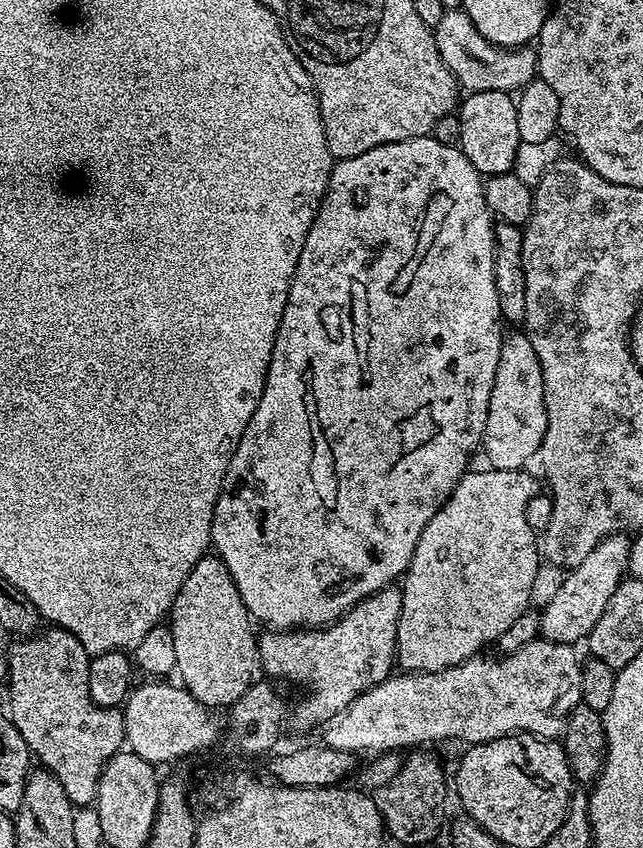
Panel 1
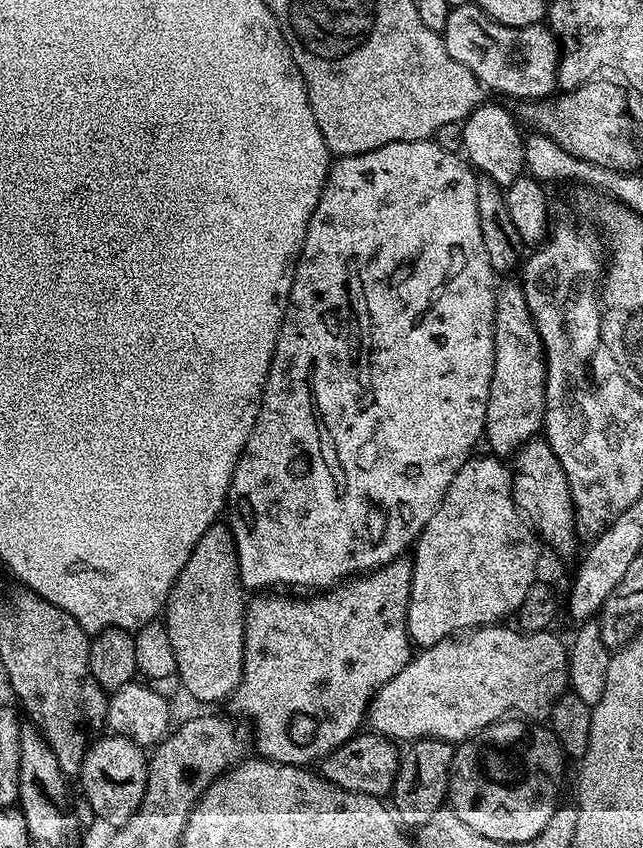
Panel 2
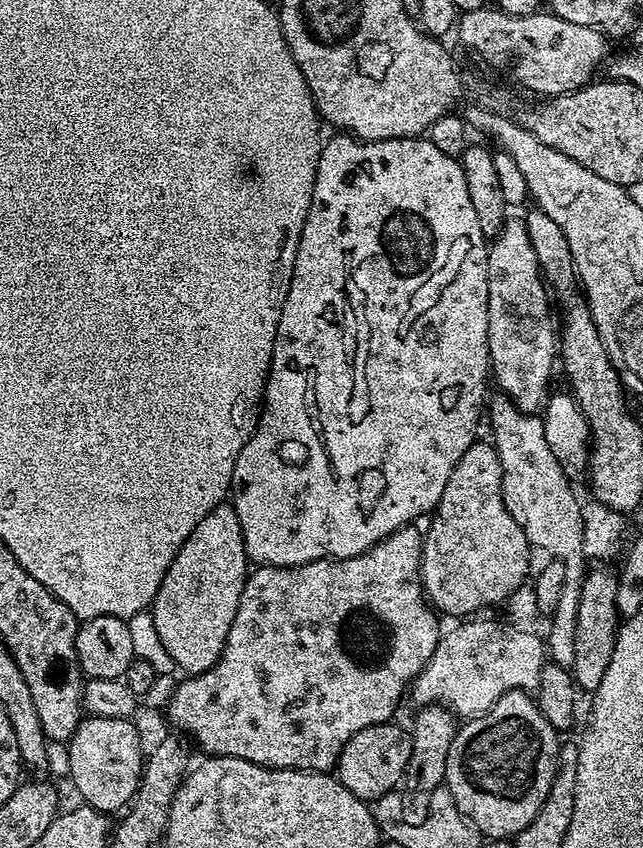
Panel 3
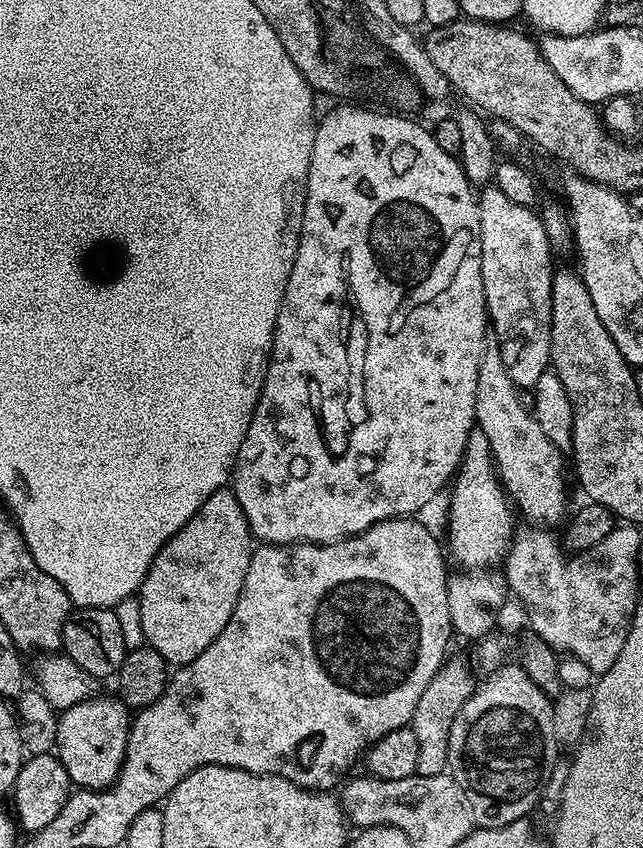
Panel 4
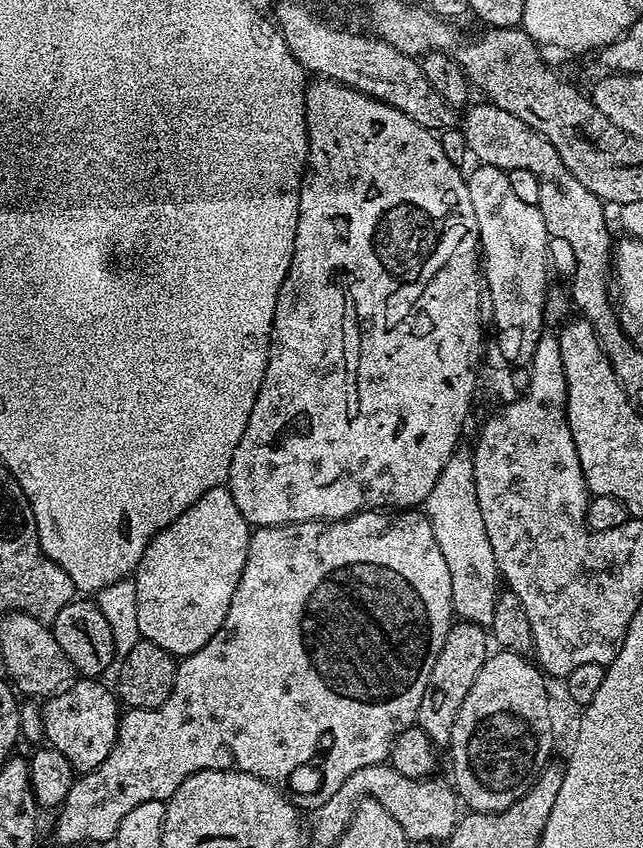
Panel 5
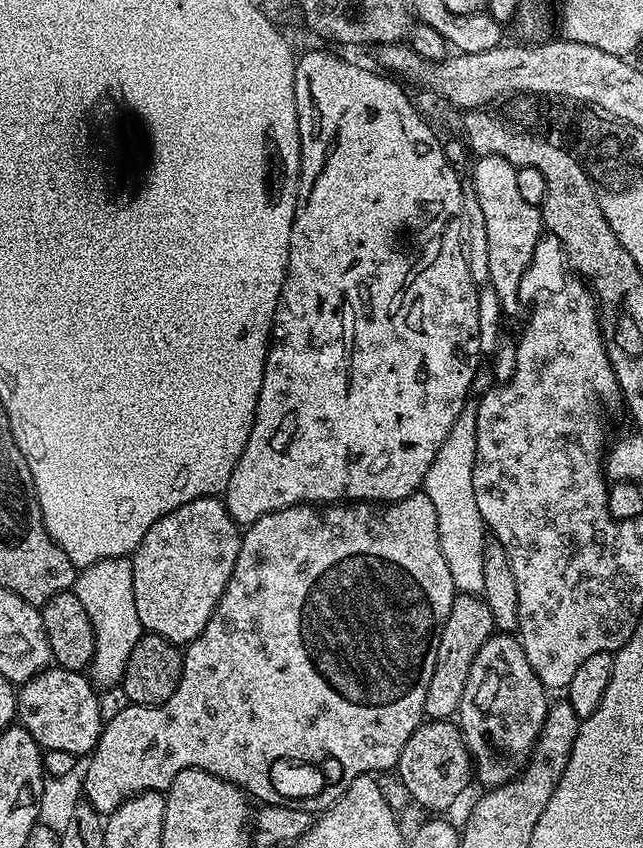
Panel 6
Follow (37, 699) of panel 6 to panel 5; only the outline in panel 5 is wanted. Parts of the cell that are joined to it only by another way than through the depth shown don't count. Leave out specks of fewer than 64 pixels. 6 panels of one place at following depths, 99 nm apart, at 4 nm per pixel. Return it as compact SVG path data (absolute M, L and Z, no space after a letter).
M76 678L62 692L47 697L43 701L44 709L40 712L40 720L44 723L44 736L54 750L66 756L70 766L77 773L93 772L102 762L106 762L106 754L116 741L121 705L111 687L108 688L96 678Z

